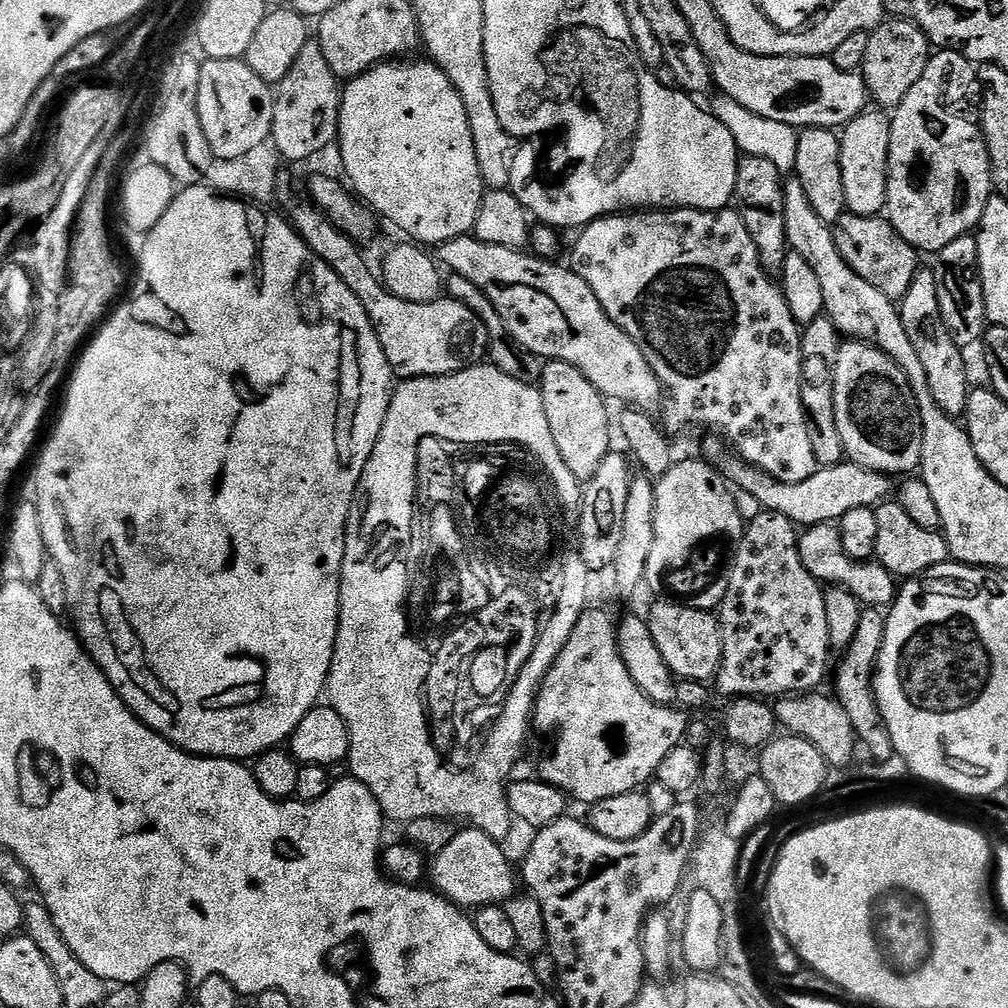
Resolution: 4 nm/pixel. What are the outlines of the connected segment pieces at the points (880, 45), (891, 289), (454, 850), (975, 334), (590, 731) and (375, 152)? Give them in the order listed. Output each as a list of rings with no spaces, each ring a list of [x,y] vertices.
[[[899,18],[885,19],[884,23],[878,25],[869,35],[866,42],[866,58],[862,65],[862,75],[868,87],[871,103],[880,110],[894,110],[900,105],[902,98],[906,98],[906,94],[910,94],[914,82],[918,82],[918,78],[922,78],[933,52],[934,48],[928,42],[928,35],[915,22]]]
[[[845,214],[834,225],[838,250],[842,258],[870,286],[878,286],[882,294],[886,294],[891,300],[900,301],[910,290],[914,282],[918,265],[918,253],[900,237],[894,230],[892,223],[883,215],[879,216],[854,216]]]
[[[471,826],[461,827],[456,836],[431,857],[431,887],[465,910],[484,908],[488,904],[503,905],[517,891],[518,876],[512,873],[512,864],[500,848],[503,847],[490,838],[490,834]]]
[[[975,235],[954,238],[950,246],[935,253],[934,271],[938,286],[938,306],[942,306],[942,318],[961,349],[968,350],[971,344],[979,345],[986,331],[986,306],[984,305],[984,287],[980,281],[980,259]]]
[[[589,607],[578,618],[577,625],[574,626],[573,633],[570,634],[569,641],[566,642],[565,648],[558,654],[550,670],[544,675],[544,680],[540,683],[540,690],[536,693],[536,707],[532,710],[532,724],[540,732],[556,732],[556,741],[552,744],[552,756],[548,756],[540,764],[539,779],[544,780],[548,784],[553,784],[555,788],[560,788],[568,793],[573,801],[581,800],[584,806],[591,806],[598,803],[602,798],[614,798],[624,793],[637,791],[639,788],[645,787],[657,773],[657,770],[666,754],[673,748],[681,745],[687,737],[690,716],[685,709],[678,706],[665,704],[655,704],[652,700],[646,698],[642,694],[642,690],[635,685],[633,678],[627,673],[625,663],[622,662],[620,651],[618,650],[618,642],[616,641],[617,621],[612,621],[612,616],[608,612],[603,612],[600,608]]]
[[[397,58],[382,64],[376,64],[370,71],[363,72],[361,76],[355,76],[354,79],[343,85],[340,93],[338,145],[344,163],[344,176],[350,185],[351,191],[377,217],[381,221],[389,220],[394,227],[401,228],[408,235],[405,237],[417,245],[429,246],[428,244],[433,244],[433,246],[439,246],[459,236],[467,236],[475,229],[478,210],[482,206],[482,198],[486,189],[484,179],[482,179],[478,170],[478,154],[474,150],[474,138],[470,134],[470,118],[466,118],[466,106],[462,106],[462,98],[458,94],[458,90],[452,85],[450,78],[446,78],[442,69],[432,63],[431,59],[412,59],[416,58]]]

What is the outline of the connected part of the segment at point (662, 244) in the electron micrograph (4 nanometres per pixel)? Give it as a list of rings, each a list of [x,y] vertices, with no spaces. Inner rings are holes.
[[[729,206],[719,212],[694,210],[693,208],[670,208],[667,210],[633,210],[627,214],[604,216],[592,224],[586,224],[580,229],[581,237],[570,248],[572,261],[570,267],[573,272],[594,290],[594,298],[606,310],[609,318],[618,325],[642,350],[646,362],[650,362],[650,370],[660,379],[664,386],[666,399],[662,404],[662,427],[665,433],[684,432],[687,428],[713,428],[713,433],[719,434],[729,445],[736,447],[735,455],[745,464],[752,465],[765,476],[781,484],[793,484],[810,478],[817,470],[814,458],[814,446],[810,446],[810,430],[808,429],[808,415],[802,406],[802,390],[800,389],[800,375],[802,374],[802,354],[800,353],[801,325],[790,314],[786,306],[784,292],[779,283],[770,275],[768,269],[762,266],[758,258],[758,248],[746,230],[746,222],[742,222],[735,207]]]

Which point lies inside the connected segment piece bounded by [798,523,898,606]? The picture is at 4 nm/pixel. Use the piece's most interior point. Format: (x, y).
(821, 550)

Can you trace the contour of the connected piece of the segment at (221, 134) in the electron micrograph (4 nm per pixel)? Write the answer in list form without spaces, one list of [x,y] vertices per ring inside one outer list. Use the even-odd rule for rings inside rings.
[[[205,59],[200,66],[198,86],[198,118],[210,142],[213,157],[218,160],[236,159],[247,154],[272,135],[274,122],[273,89],[243,59]]]

